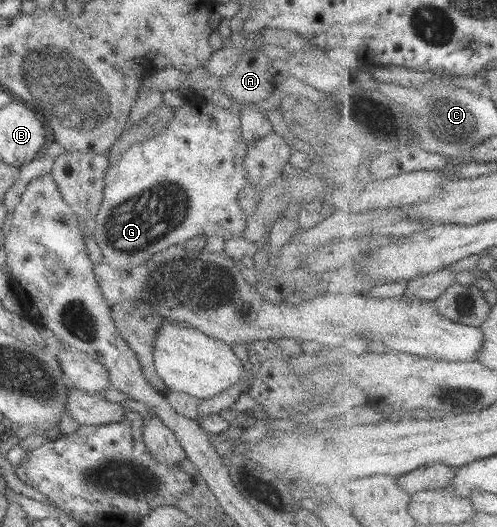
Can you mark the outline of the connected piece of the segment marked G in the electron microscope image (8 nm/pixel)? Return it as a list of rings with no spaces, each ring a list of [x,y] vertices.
[[[198,101],[198,107],[196,105],[184,104],[173,108],[174,114],[170,122],[163,127],[159,133],[155,133],[153,137],[144,139],[142,142],[130,144],[124,152],[120,154],[114,160],[114,164],[108,167],[104,175],[104,187],[102,191],[102,201],[100,201],[100,207],[98,207],[98,213],[94,215],[94,229],[92,231],[93,240],[95,245],[99,247],[100,253],[103,258],[102,261],[106,262],[111,268],[118,270],[130,270],[132,266],[142,264],[144,260],[150,259],[150,256],[168,246],[174,244],[183,244],[187,239],[197,235],[208,235],[210,238],[218,241],[225,241],[228,238],[240,236],[245,223],[246,215],[240,210],[238,204],[238,191],[246,185],[246,172],[242,167],[242,155],[246,151],[246,145],[241,139],[240,121],[239,121],[239,109],[228,109],[222,111],[206,101]]]

